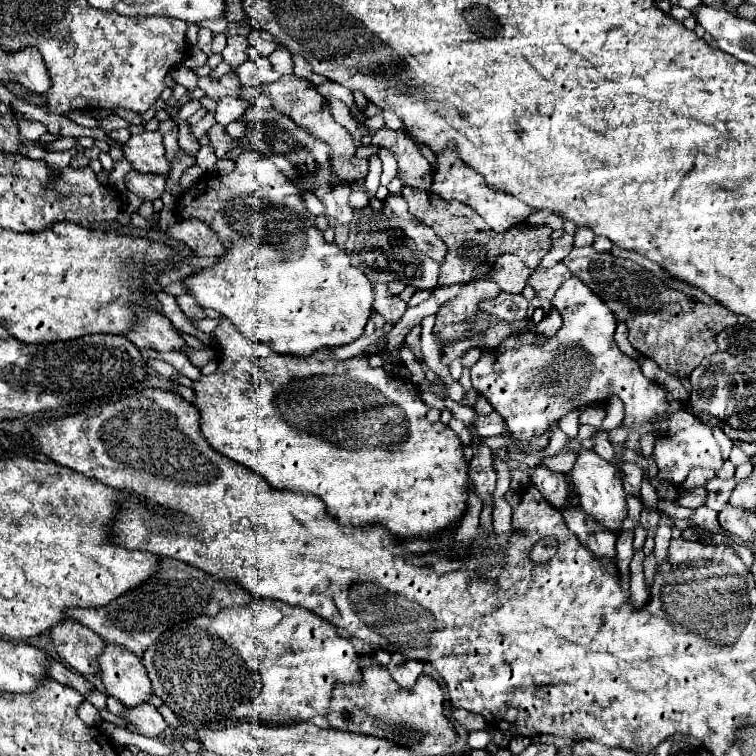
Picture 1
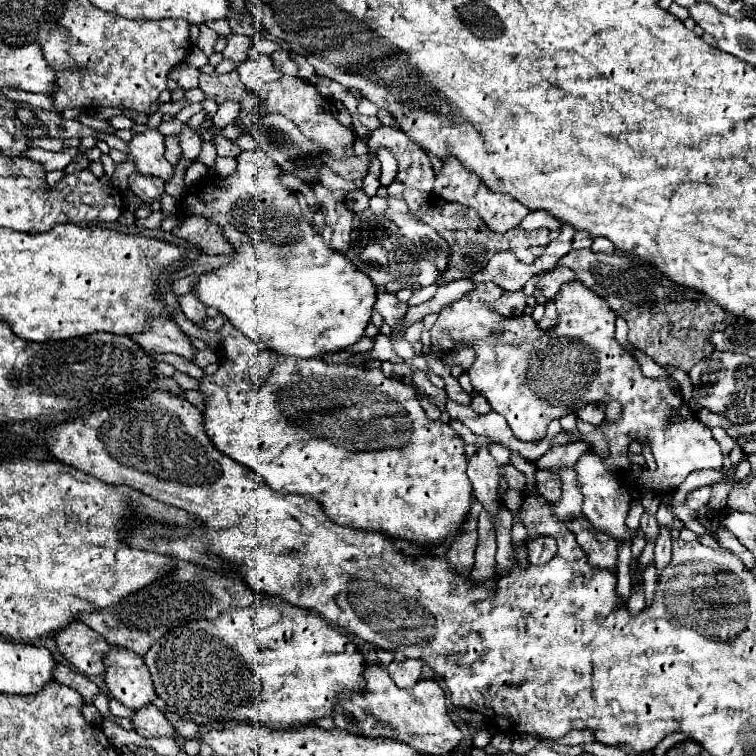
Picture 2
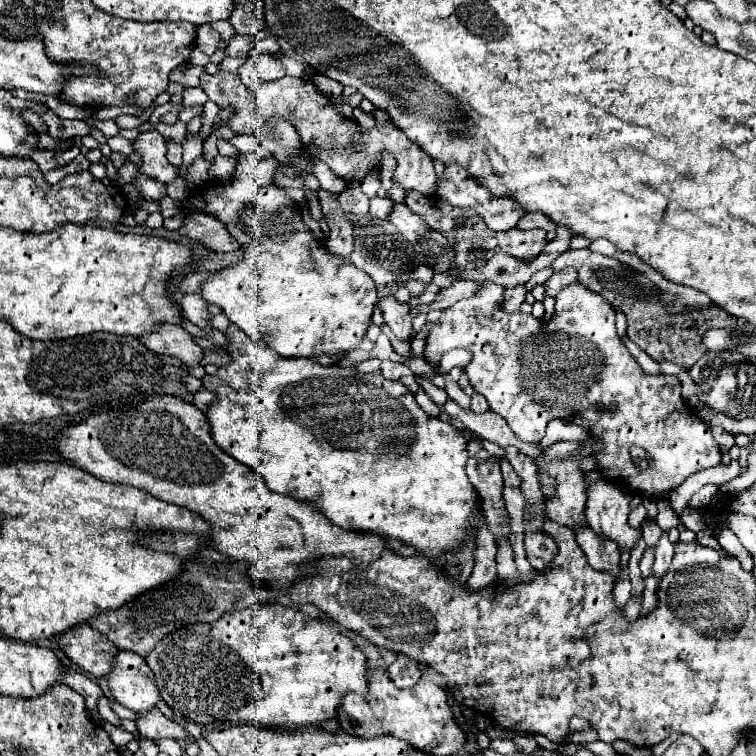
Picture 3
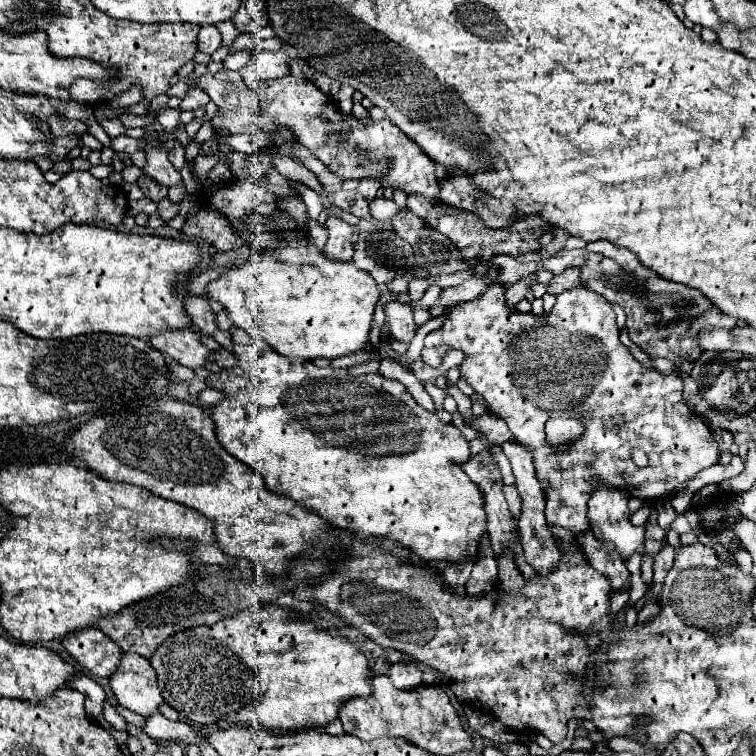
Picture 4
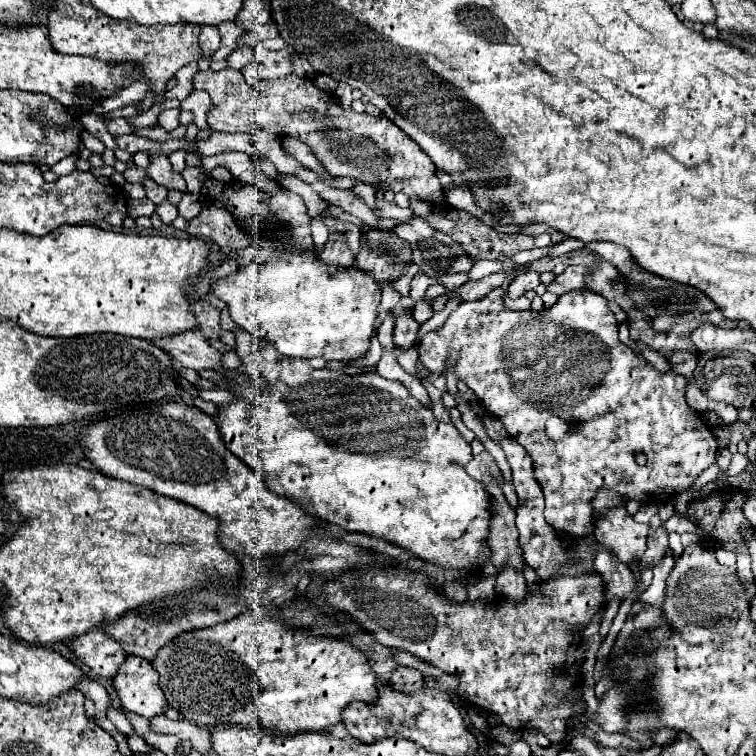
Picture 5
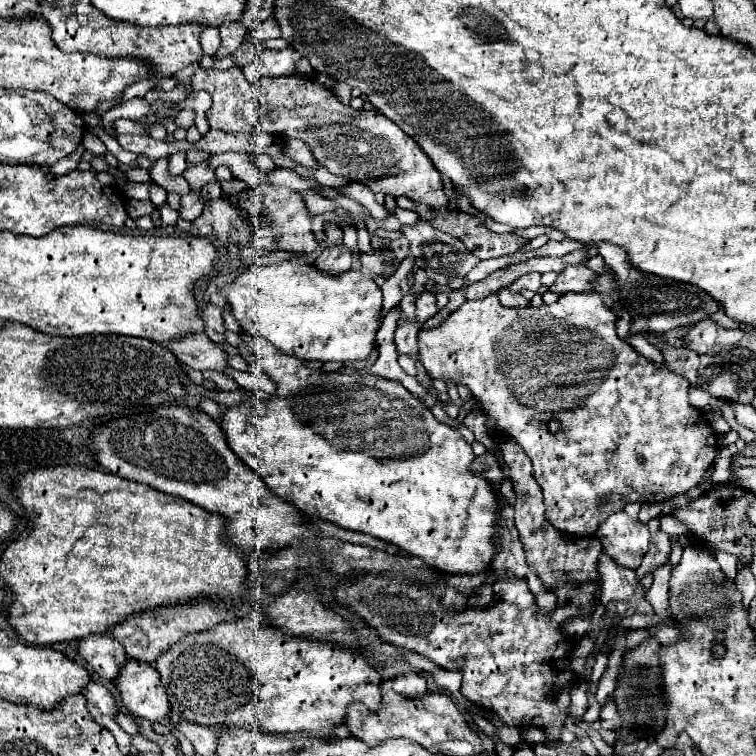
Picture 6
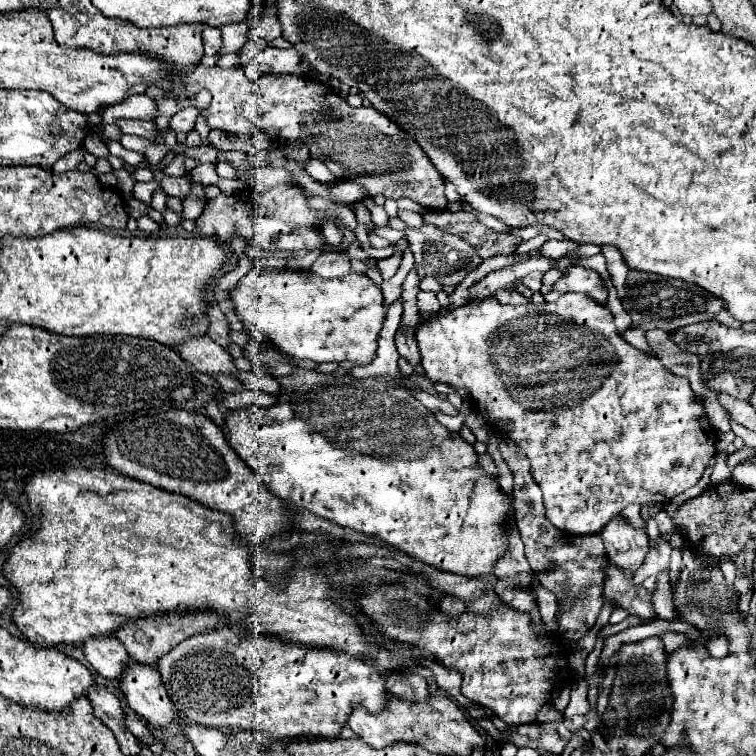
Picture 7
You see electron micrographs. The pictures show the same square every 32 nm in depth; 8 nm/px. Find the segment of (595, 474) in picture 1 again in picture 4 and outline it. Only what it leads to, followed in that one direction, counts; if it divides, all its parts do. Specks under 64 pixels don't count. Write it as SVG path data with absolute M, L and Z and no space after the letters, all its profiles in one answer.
M596 488L592 492L590 502L588 502L588 508L590 508L588 518L592 522L594 536L600 542L610 542L624 562L628 562L628 558L644 546L644 534L646 534L646 526L634 526L628 520L630 518L630 512L628 512L628 506L626 506L628 498L630 496L624 496L624 492L616 492L614 488Z

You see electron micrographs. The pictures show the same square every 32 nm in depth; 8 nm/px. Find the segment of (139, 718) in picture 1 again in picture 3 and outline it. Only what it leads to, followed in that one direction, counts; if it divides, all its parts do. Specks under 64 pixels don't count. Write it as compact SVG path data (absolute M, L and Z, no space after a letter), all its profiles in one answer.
M154 708L148 714L140 716L138 730L146 738L154 738L154 740L158 740L158 738L174 738L174 740L186 742L186 744L194 742L194 738L186 732L186 728L182 724L168 720L158 708Z

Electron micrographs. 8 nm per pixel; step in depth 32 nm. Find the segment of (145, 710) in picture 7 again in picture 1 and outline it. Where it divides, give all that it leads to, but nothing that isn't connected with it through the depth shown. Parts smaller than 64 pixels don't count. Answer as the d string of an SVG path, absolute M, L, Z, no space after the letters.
M106 644L100 654L100 676L114 698L134 708L152 698L152 684L142 660L116 644Z

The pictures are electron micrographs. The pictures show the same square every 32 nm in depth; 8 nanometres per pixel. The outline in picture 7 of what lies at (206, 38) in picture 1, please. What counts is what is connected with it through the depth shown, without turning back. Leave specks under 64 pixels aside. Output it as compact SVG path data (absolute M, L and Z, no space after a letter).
M206 26L206 28L204 28L204 34L202 34L202 42L204 42L204 52L206 52L208 56L218 54L218 50L220 50L220 46L222 46L220 28L210 28L210 26Z

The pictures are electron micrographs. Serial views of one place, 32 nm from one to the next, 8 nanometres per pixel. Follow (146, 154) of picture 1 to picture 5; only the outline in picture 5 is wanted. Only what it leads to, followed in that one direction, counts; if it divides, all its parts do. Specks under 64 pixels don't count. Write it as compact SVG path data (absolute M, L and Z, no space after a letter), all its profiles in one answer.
M154 156L154 158L150 158L150 166L148 166L146 172L148 172L148 176L156 184L160 184L160 186L164 186L168 190L178 190L182 194L188 192L182 174L174 174L172 172L172 166L168 162L168 156Z

